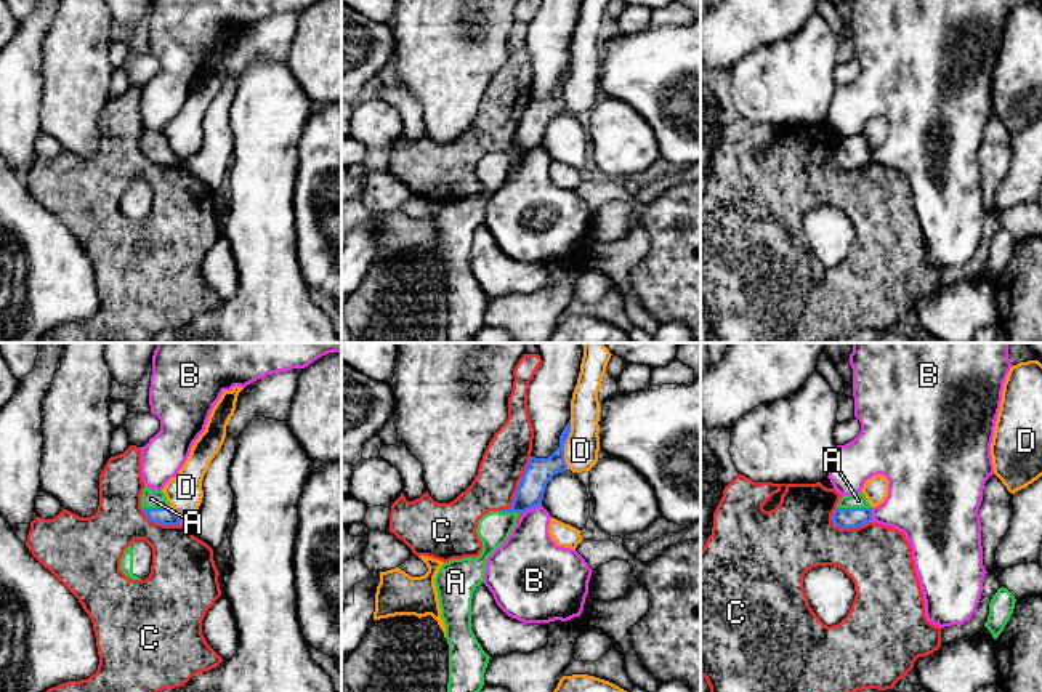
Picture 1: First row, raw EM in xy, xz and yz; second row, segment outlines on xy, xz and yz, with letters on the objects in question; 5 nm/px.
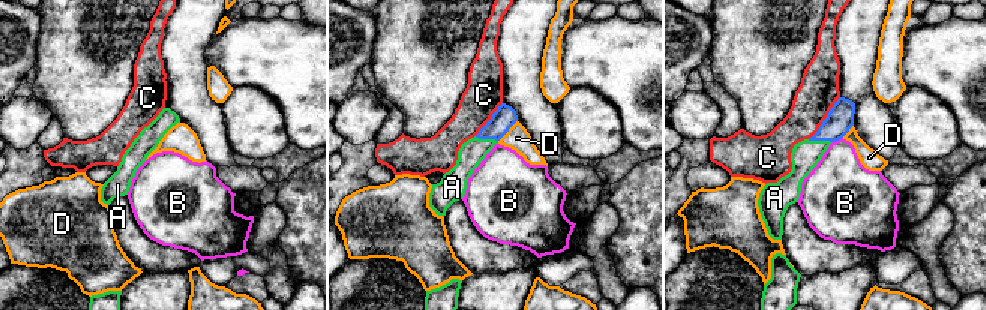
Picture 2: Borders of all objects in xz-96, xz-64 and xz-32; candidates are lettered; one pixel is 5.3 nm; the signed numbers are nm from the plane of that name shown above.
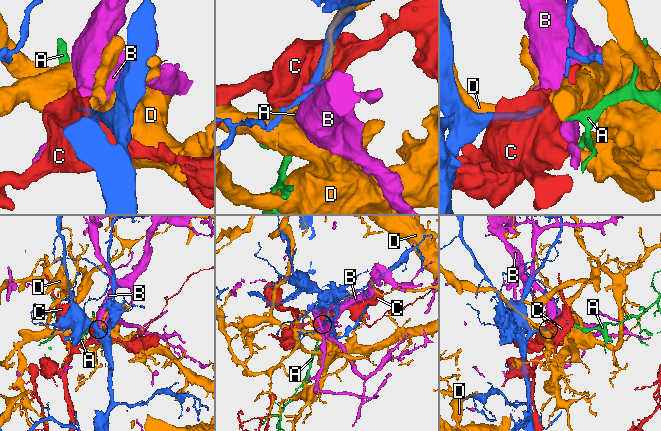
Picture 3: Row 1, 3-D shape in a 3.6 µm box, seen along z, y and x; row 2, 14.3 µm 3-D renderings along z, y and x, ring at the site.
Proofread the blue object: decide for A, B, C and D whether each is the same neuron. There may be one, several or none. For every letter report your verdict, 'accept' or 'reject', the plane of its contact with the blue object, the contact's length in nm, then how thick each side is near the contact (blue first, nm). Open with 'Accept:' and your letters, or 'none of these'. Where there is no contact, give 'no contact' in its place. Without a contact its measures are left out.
Accept: A
A: accept; meets blue in yz; contact 180 nm long; 110 nm thick on the blue side, 80 nm on the other
B: reject; meets blue in xz; contact 120 nm long; 140 nm thick on the blue side, 280 nm on the other
C: reject; meets blue in xz; contact 320 nm long; 140 nm thick on the blue side, 220 nm on the other
D: reject; meets blue in xz; contact 240 nm long; 140 nm thick on the blue side, 180 nm on the other

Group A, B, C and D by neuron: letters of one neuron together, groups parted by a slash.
A / B / C / D

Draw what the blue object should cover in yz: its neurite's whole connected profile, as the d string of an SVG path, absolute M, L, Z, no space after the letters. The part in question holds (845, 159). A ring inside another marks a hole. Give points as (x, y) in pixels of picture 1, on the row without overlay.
M862 133L840 139L832 155L834 167L856 170L872 162L872 147Z

